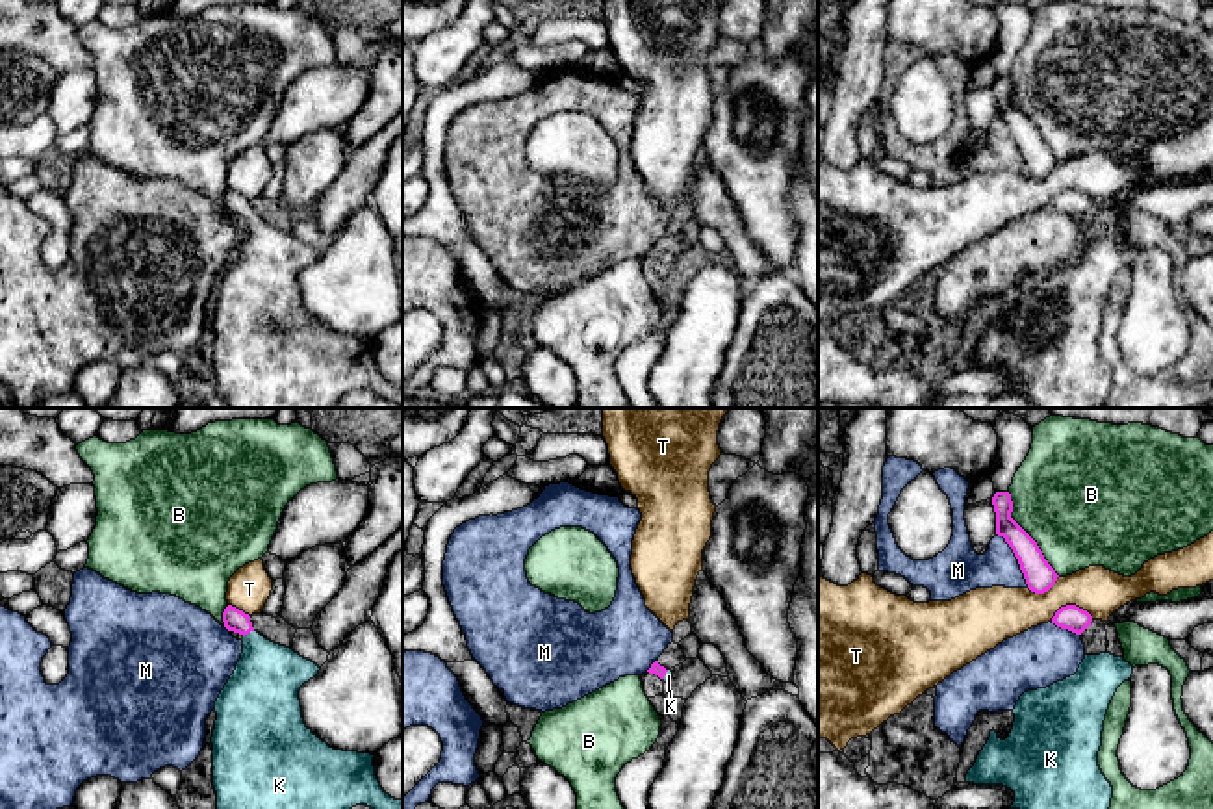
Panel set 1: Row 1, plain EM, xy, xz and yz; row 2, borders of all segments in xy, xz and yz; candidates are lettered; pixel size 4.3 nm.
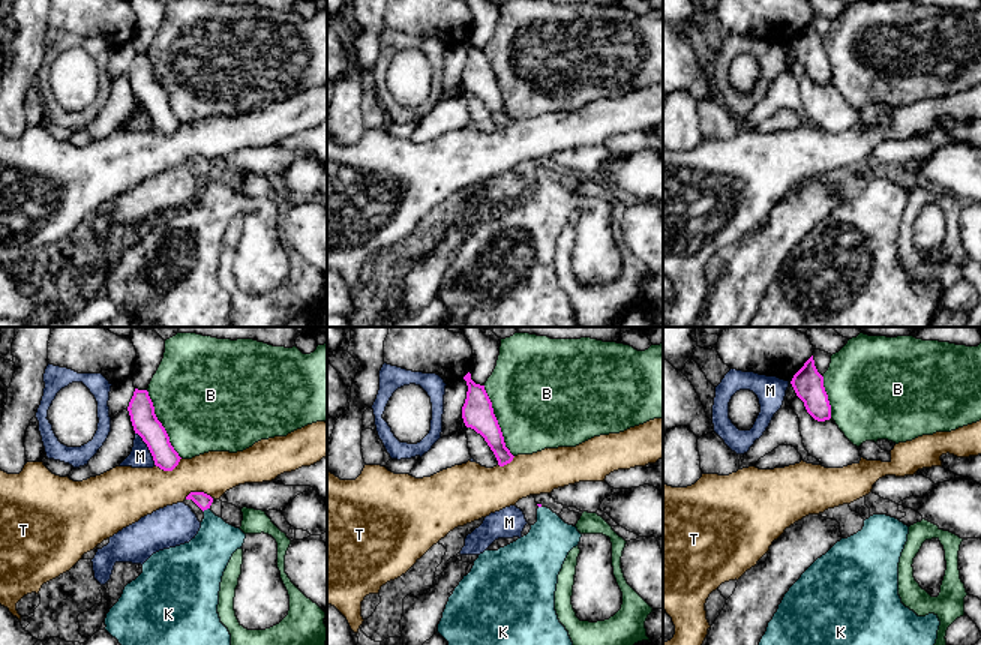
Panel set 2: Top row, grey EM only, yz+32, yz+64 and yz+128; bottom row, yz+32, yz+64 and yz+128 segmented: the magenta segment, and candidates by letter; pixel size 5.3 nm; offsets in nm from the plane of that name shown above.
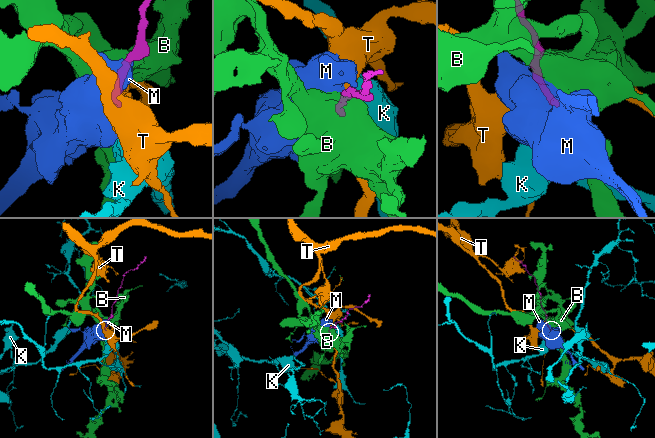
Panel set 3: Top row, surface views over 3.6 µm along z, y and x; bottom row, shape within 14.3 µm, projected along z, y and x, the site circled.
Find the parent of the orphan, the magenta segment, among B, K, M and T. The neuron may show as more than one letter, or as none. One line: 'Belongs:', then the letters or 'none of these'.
Belongs: K

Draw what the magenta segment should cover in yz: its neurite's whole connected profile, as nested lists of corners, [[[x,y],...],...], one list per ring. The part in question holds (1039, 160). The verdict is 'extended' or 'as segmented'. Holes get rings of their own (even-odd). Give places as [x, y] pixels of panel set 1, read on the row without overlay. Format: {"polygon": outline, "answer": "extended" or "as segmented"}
{"polygon": [[[996,76],[992,89],[996,96],[996,119],[1005,122],[1018,143],[1028,173],[1035,178],[1048,176],[1059,160],[1048,148],[1037,126],[1011,102],[1011,78]]], "answer": "as segmented"}

